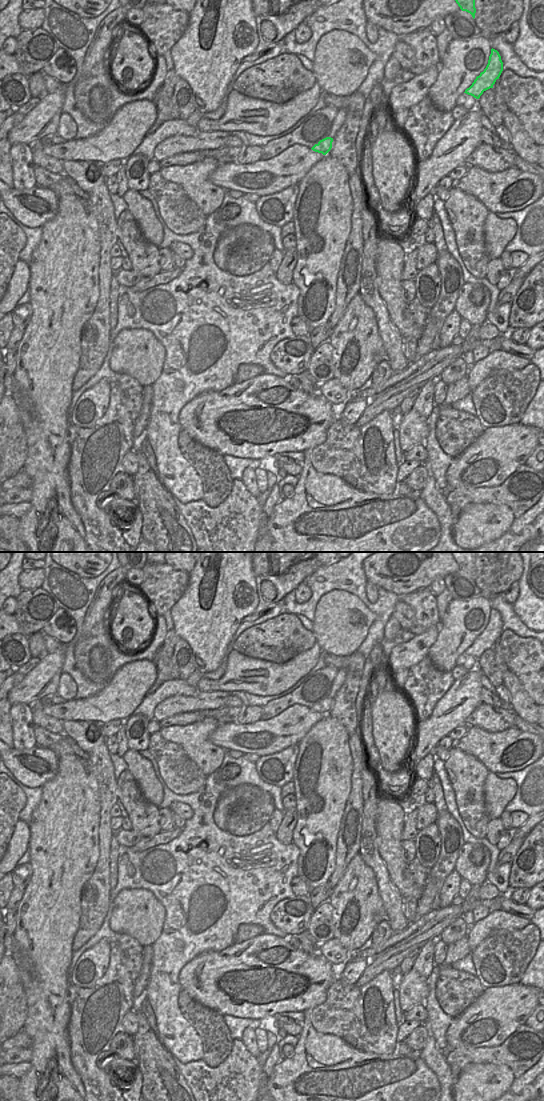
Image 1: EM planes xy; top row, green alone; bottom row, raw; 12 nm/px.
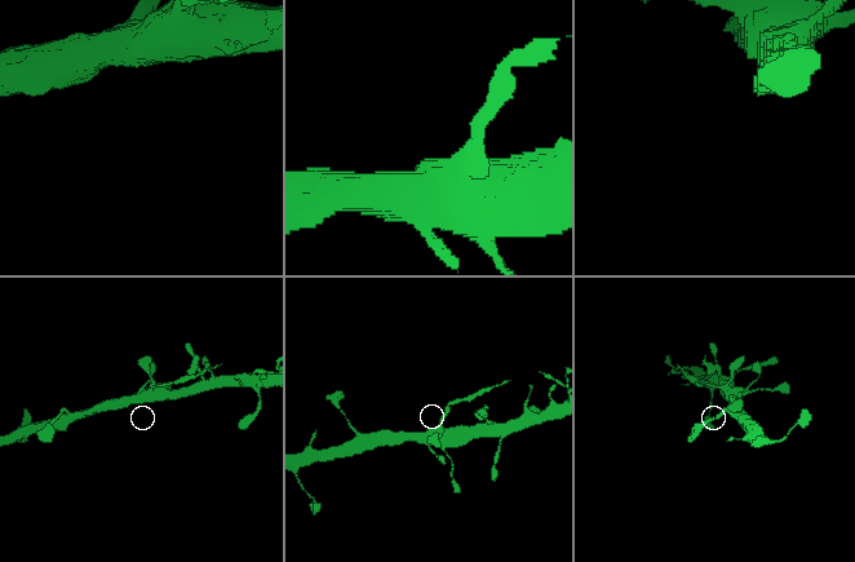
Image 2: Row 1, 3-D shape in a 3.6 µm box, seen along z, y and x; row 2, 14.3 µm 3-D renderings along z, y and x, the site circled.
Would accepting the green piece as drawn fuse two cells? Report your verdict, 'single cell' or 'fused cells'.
fused cells

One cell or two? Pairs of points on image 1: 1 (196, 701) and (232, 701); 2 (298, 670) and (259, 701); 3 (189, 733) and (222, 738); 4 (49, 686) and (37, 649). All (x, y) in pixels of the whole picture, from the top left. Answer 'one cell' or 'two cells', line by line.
1: two cells
2: two cells
3: two cells
4: two cells

